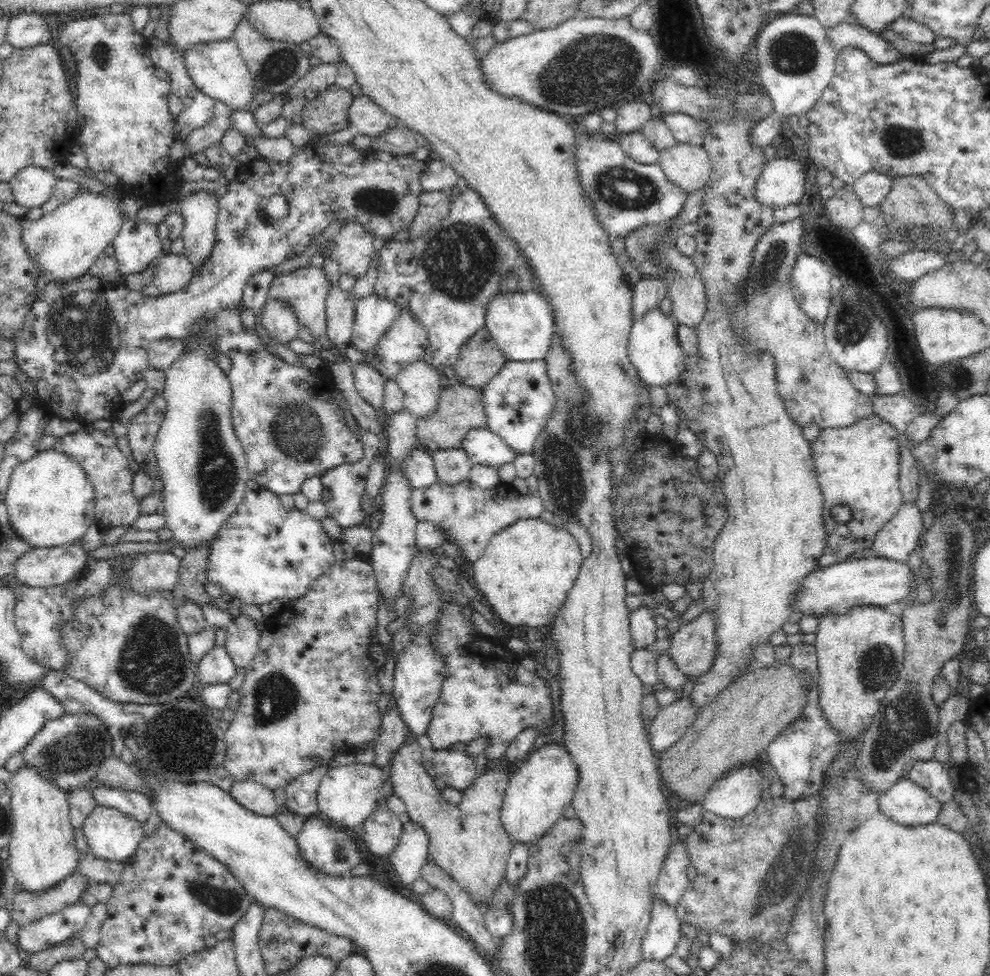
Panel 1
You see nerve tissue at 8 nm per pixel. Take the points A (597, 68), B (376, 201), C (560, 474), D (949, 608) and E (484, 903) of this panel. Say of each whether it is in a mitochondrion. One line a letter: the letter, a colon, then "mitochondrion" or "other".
A: mitochondrion
B: mitochondrion
C: mitochondrion
D: mitochondrion
E: other

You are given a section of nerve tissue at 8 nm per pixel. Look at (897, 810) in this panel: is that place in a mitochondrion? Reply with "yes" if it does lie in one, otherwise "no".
no

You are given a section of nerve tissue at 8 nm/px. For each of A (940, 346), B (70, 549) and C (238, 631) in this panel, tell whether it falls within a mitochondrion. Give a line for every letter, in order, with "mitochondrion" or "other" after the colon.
A: other
B: other
C: other

